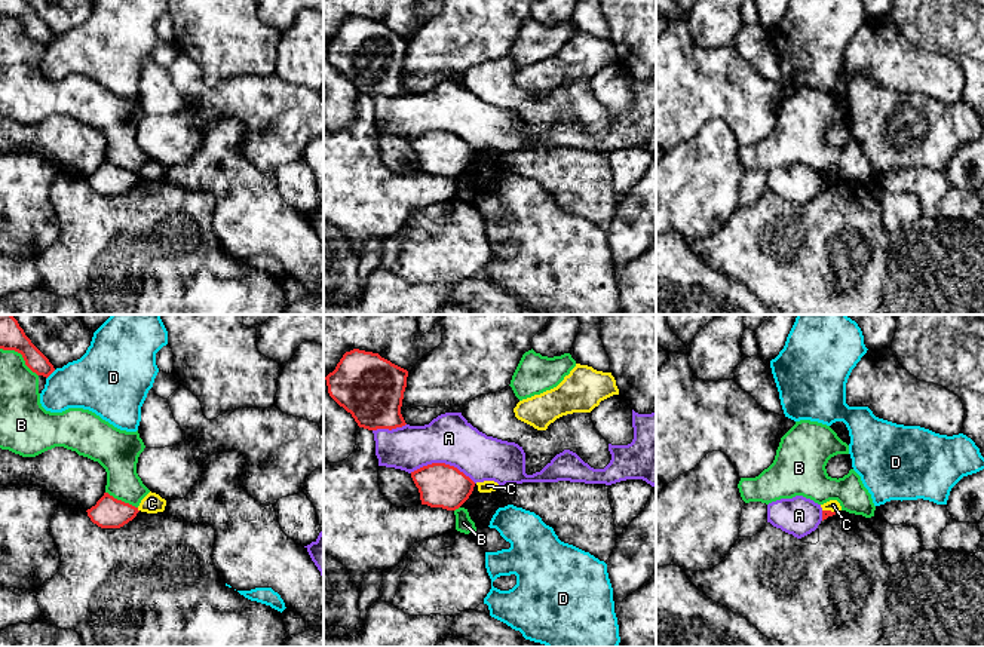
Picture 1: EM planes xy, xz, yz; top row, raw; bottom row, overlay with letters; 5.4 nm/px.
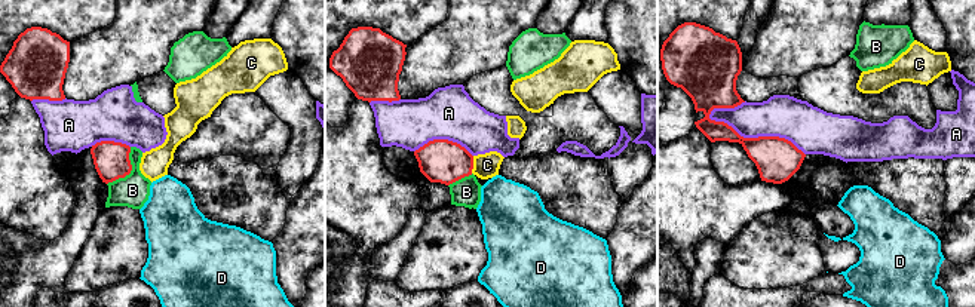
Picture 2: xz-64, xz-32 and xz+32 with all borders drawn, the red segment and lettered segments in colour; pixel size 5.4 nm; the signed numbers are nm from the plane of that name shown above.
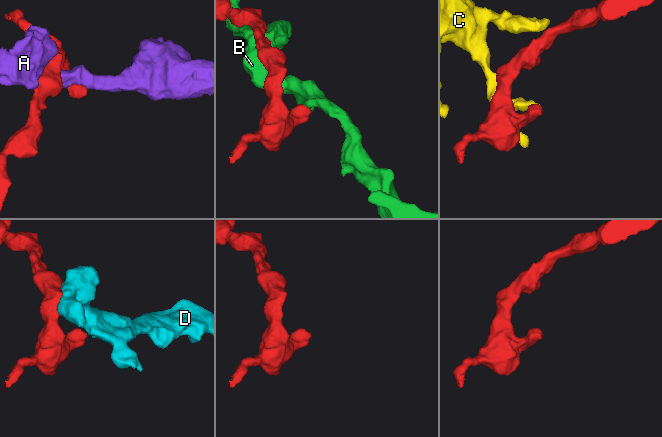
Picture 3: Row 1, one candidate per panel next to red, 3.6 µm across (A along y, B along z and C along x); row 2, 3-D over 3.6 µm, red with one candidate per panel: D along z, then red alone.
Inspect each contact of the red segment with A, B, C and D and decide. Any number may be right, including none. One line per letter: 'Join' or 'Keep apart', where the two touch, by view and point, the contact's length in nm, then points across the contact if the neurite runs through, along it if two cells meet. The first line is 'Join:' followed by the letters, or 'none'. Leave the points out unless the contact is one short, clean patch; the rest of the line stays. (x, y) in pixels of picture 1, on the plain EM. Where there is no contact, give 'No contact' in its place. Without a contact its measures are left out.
Join: none
A: Keep apart. Touches red at xz (443, 131). Shared border 360 nm
B: Keep apart. Touches red at xy (21, 21). Shared border 260 nm
C: Keep apart. Touches red at xy (137, 177). Shared border 30 nm. Boundary: xy (137, 175), (138, 178)
D: Keep apart. Touches red at xy (51, 40). Shared border 80 nm

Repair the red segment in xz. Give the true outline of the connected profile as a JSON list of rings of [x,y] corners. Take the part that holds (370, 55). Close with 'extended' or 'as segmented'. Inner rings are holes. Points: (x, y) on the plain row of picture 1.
[[[346,19],[325,47],[329,64],[368,98],[405,93],[401,82],[408,39],[378,21]]]; as segmented

